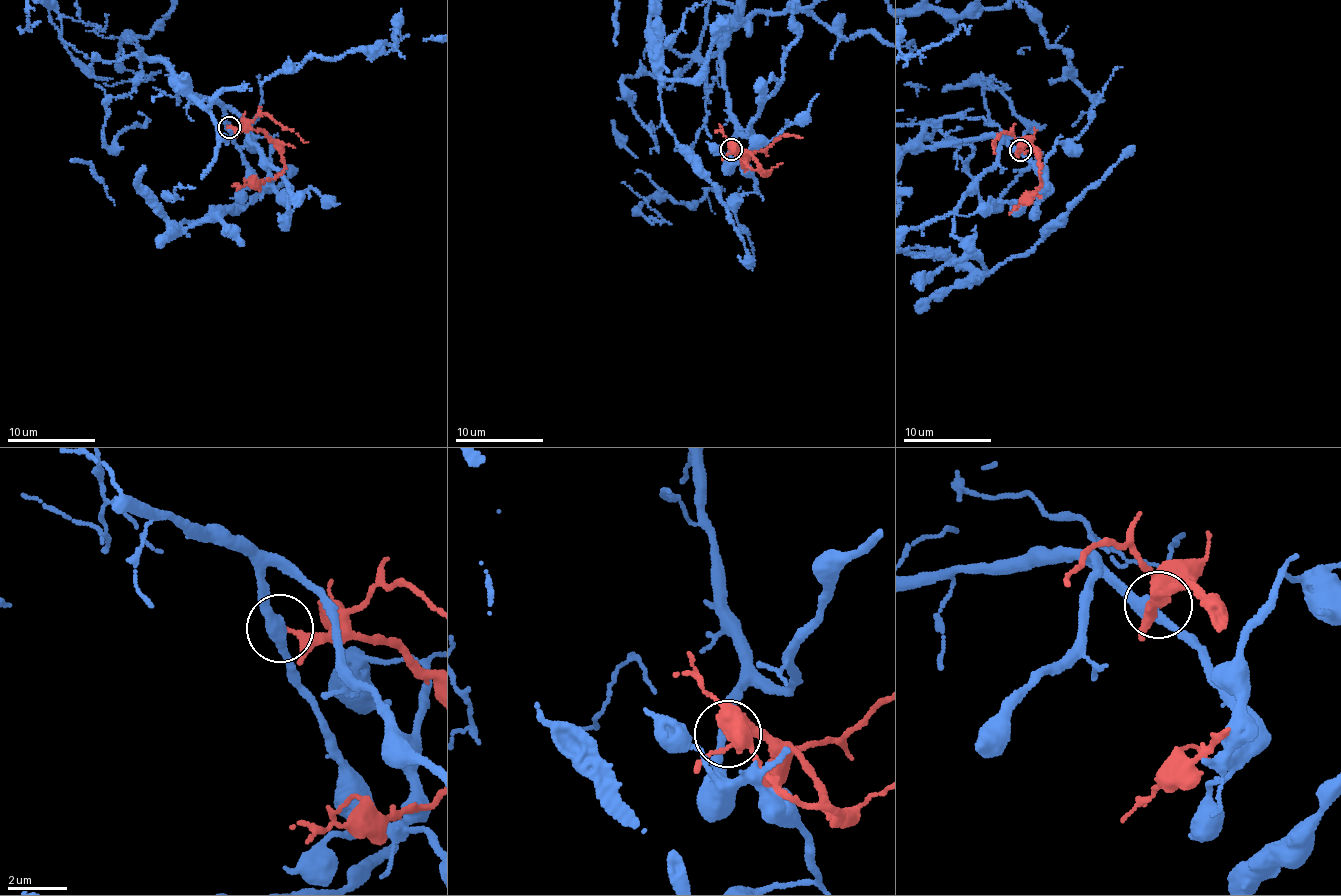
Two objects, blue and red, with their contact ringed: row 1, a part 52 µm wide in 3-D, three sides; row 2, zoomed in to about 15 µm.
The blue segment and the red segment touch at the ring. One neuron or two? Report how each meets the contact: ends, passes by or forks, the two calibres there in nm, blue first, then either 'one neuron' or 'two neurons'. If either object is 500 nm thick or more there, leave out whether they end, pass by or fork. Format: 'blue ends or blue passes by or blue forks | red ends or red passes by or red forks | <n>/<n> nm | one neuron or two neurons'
blue passes by | red ends | 400/150 nm | two neurons

